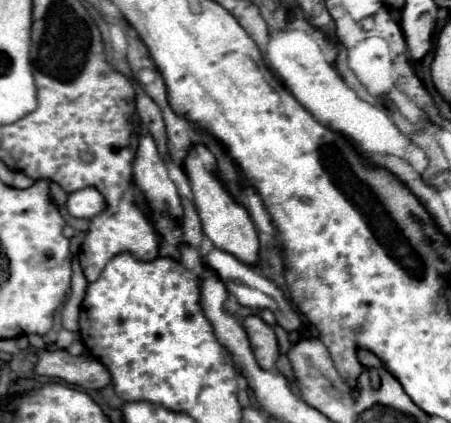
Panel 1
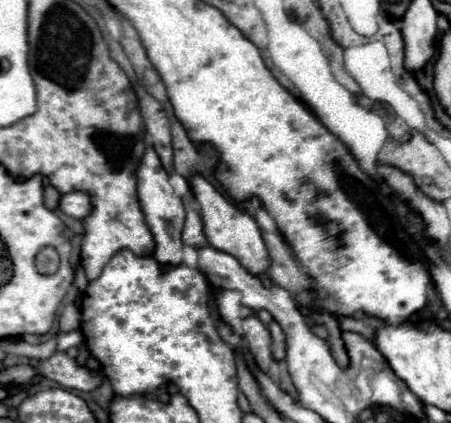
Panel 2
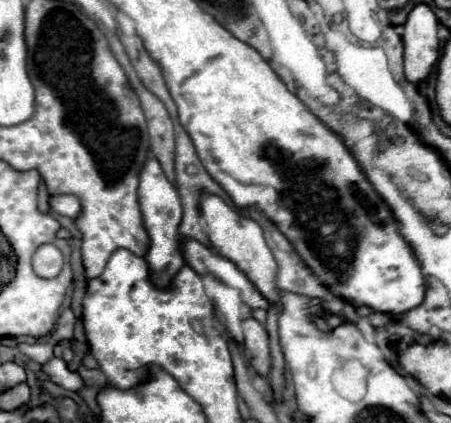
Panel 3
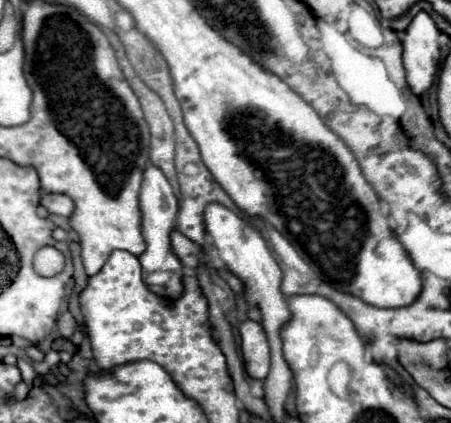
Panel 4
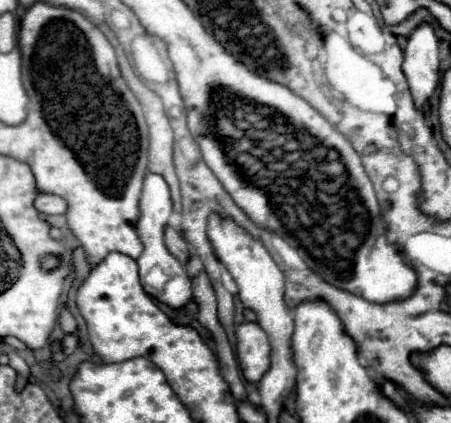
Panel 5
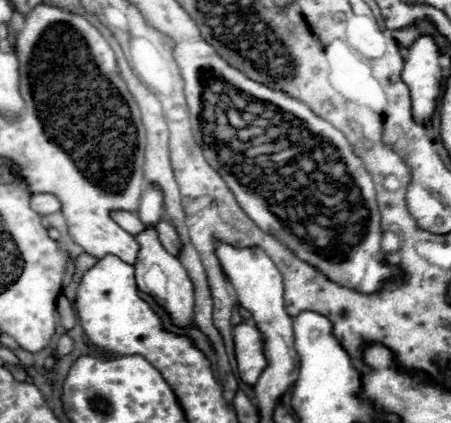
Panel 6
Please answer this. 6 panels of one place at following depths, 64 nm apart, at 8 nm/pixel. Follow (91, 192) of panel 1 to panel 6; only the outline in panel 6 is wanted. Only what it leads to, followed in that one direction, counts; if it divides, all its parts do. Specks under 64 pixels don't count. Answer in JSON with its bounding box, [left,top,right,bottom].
[30,194,60,214]

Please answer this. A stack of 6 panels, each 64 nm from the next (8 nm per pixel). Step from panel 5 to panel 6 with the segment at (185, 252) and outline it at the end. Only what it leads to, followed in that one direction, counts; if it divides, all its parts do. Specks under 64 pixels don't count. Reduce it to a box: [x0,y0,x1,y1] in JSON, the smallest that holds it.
[156,220,180,254]

